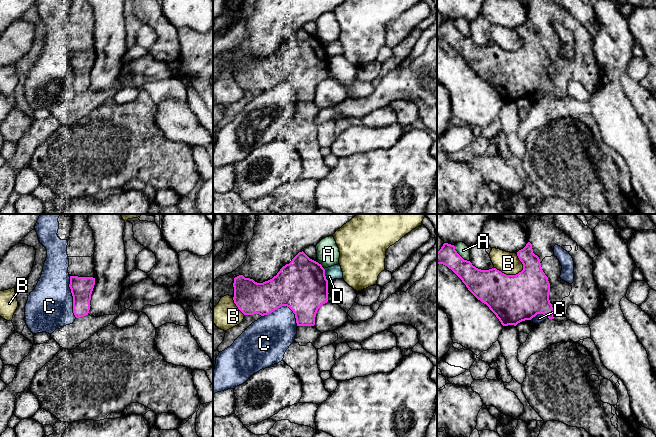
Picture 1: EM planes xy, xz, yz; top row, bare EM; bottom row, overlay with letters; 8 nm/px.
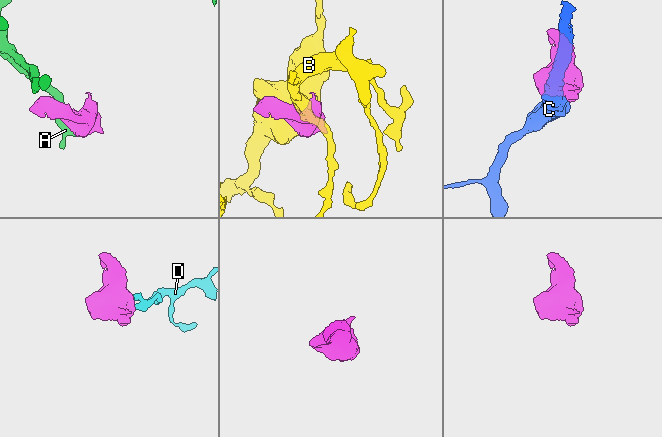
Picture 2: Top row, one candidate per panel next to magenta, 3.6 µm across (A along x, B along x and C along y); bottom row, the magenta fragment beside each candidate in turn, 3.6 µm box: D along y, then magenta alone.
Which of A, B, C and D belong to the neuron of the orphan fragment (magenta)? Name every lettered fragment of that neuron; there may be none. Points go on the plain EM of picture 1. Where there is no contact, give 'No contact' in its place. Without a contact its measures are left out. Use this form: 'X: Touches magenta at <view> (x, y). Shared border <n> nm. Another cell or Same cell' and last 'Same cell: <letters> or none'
A: Touches magenta at yz (459, 31). Shared border 180 nm. Another cell
B: Touches magenta at yz (510, 51). Shared border 240 nm. Another cell
C: Touches magenta at xz (285, 81). Shared border 300 nm. Another cell
D: Touches magenta at xz (324, 51). Shared border 100 nm. Another cell
Same cell: none

